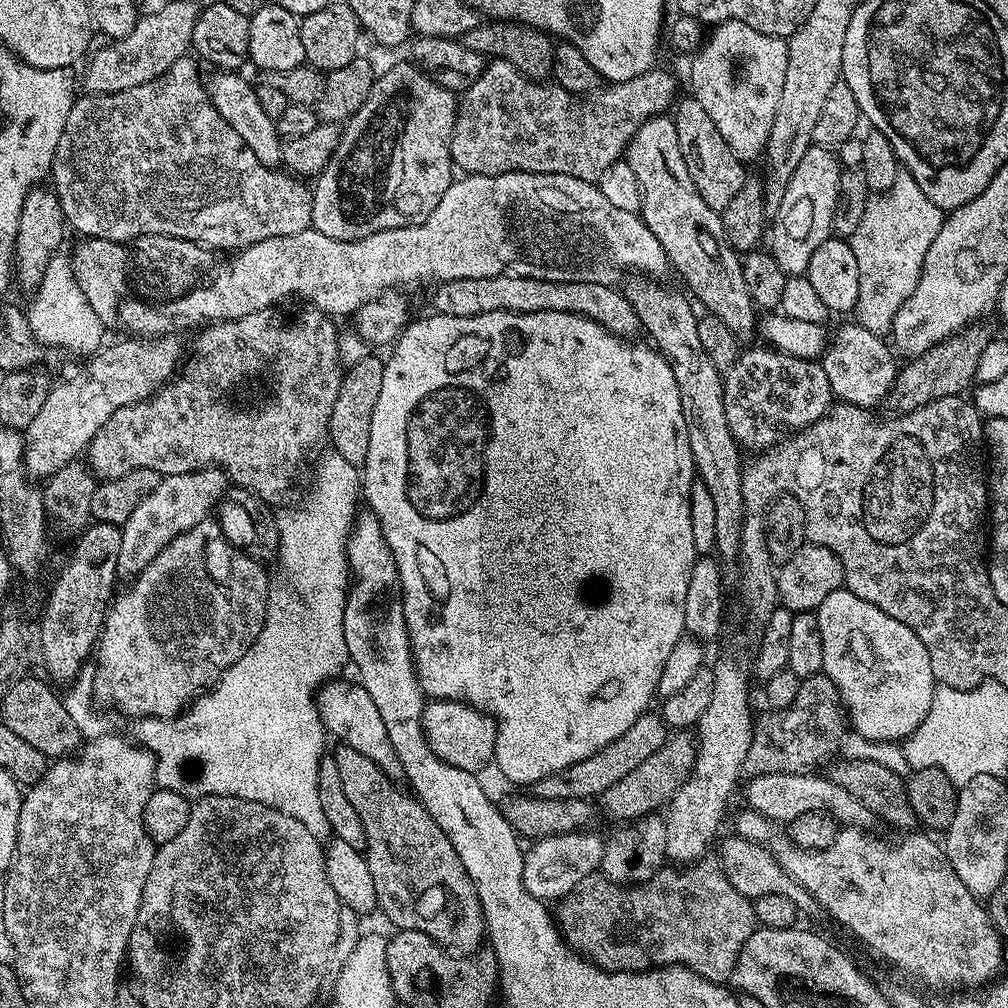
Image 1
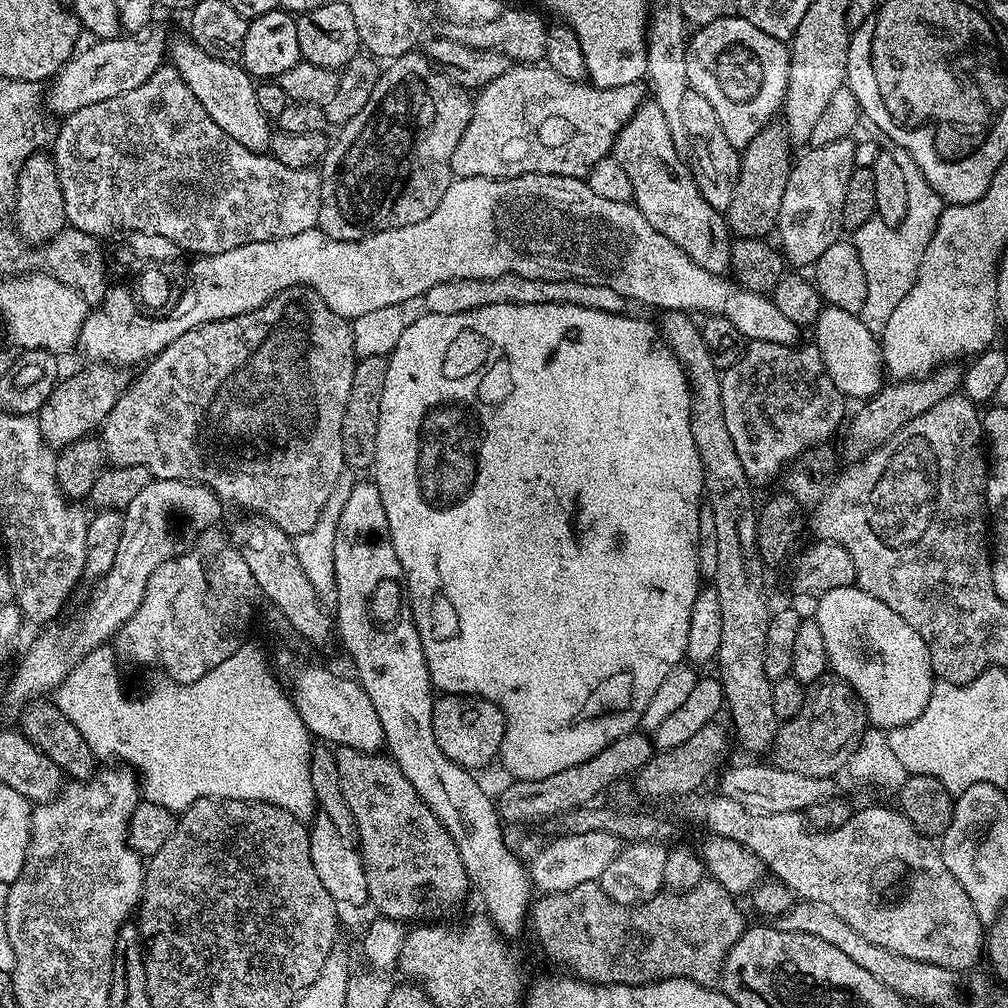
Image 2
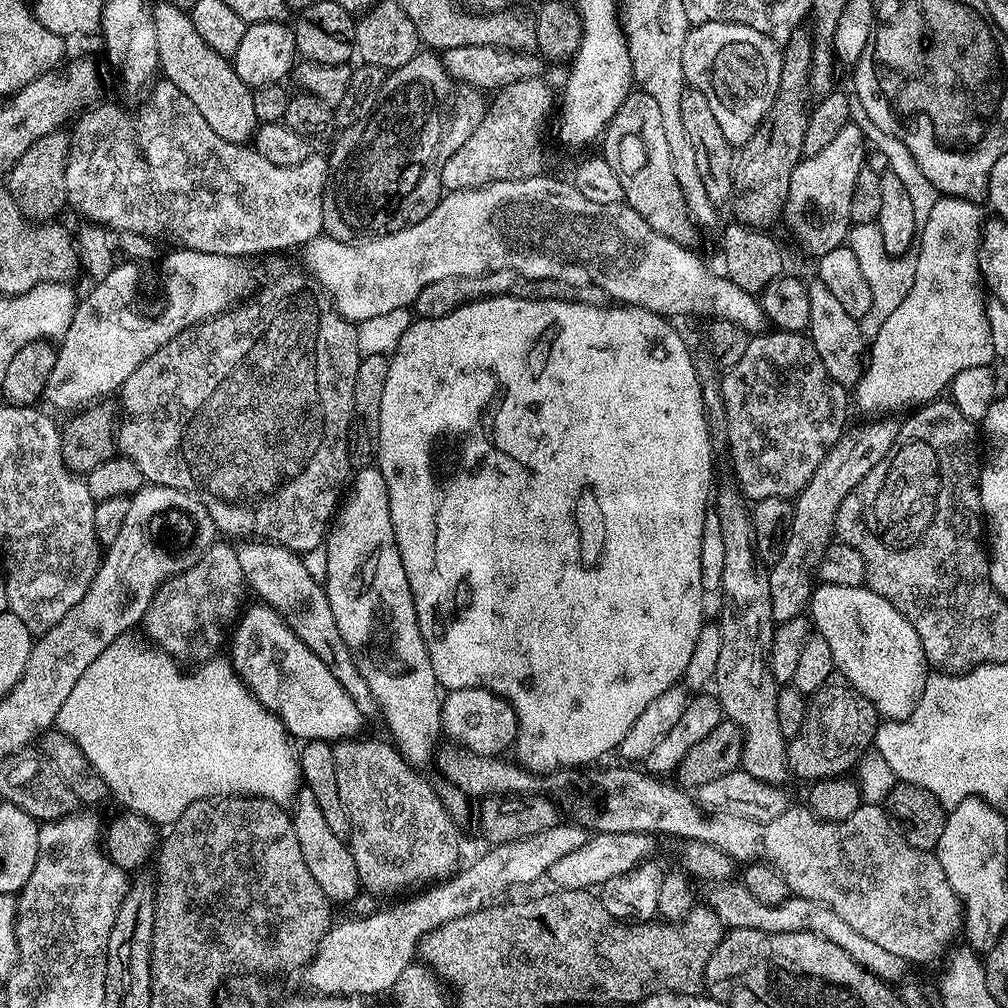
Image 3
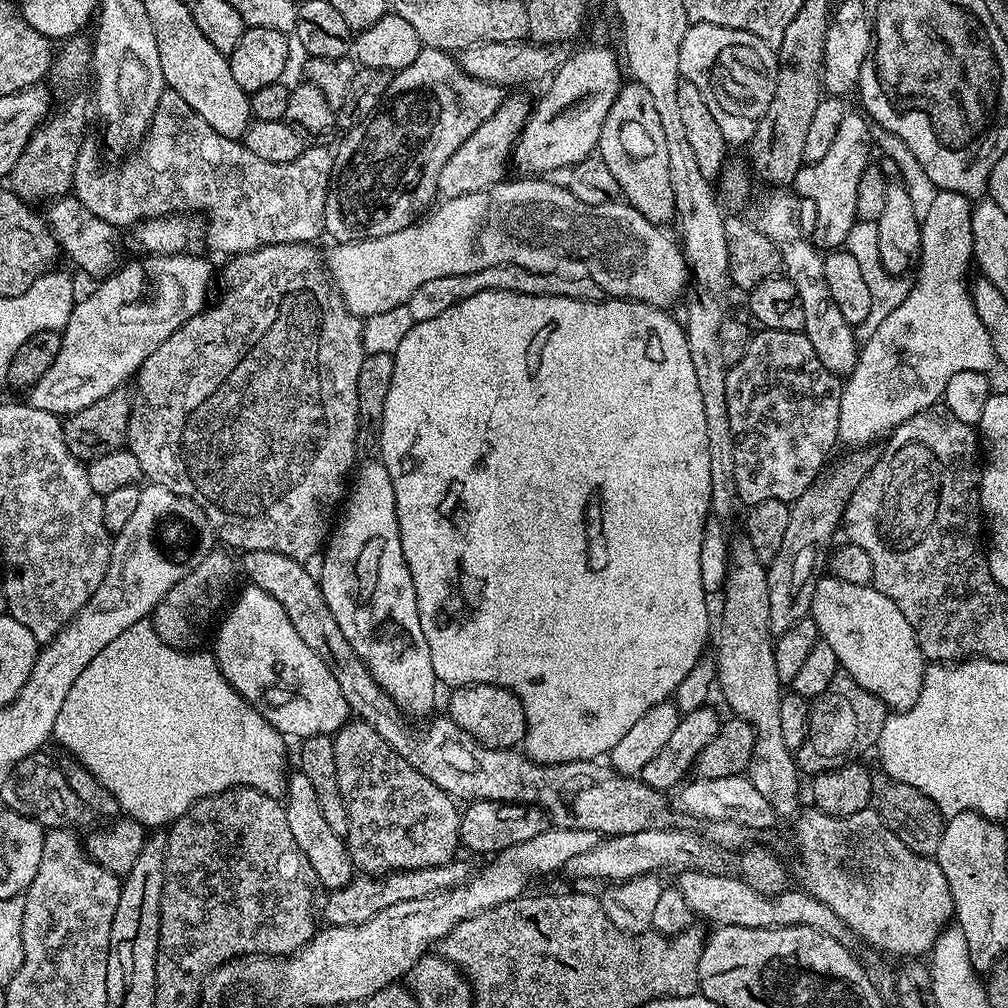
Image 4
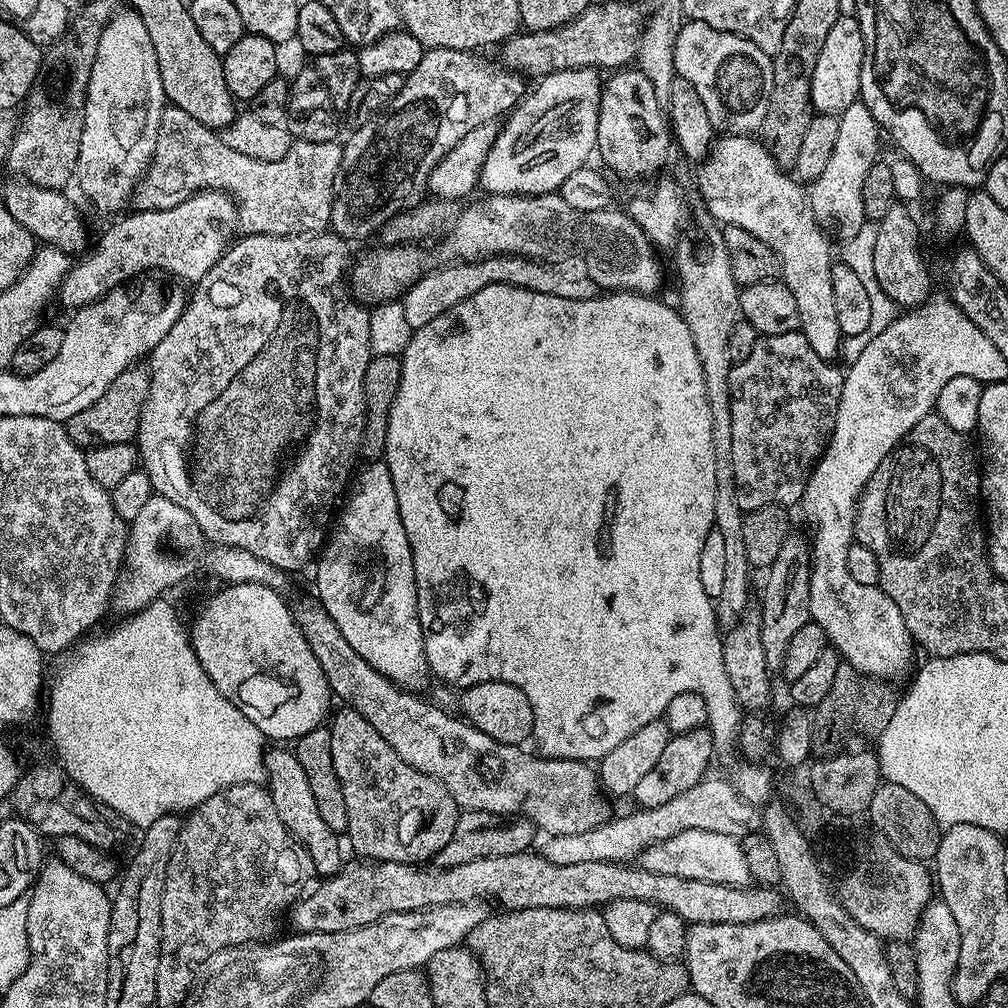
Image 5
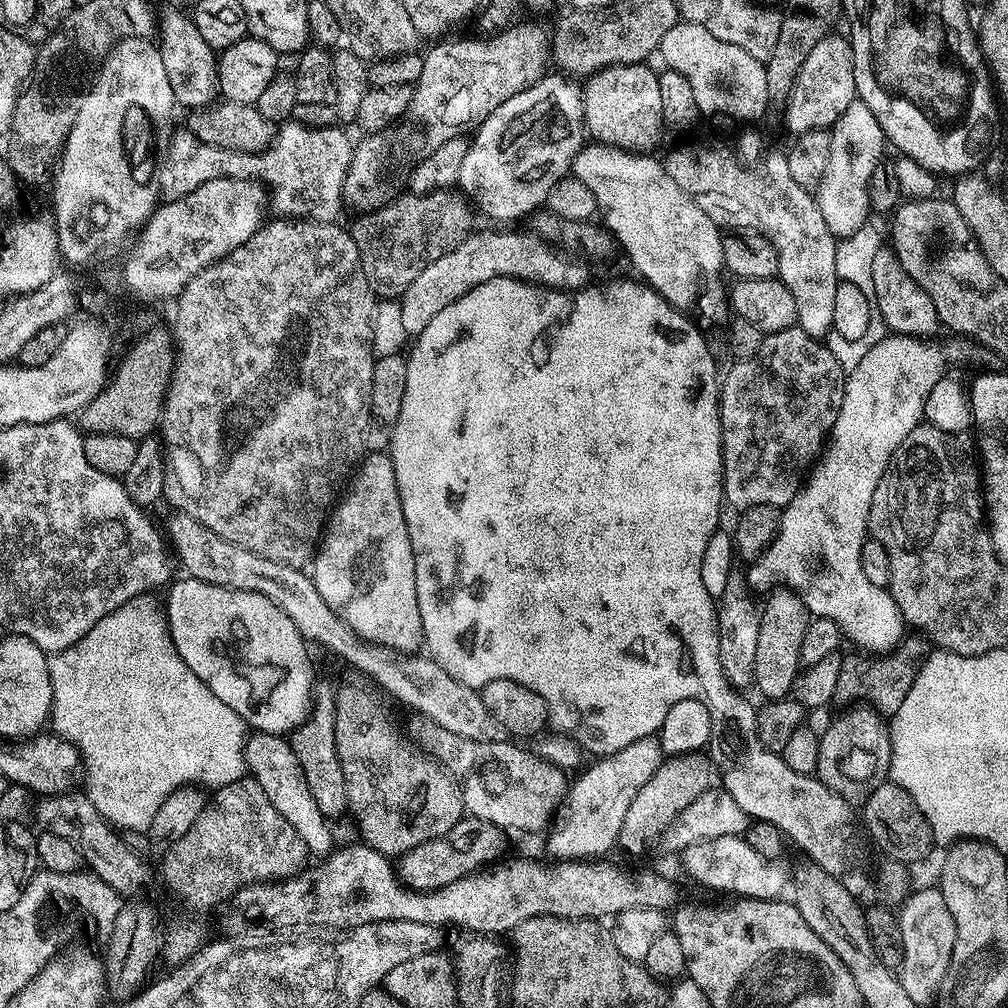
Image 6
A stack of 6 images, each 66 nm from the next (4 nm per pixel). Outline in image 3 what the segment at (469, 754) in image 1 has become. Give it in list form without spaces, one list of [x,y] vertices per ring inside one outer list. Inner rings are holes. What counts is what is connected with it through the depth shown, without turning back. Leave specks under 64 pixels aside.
[[[453,688],[440,701],[440,726],[443,735],[453,740],[465,752],[478,756],[495,756],[516,743],[518,720],[510,702],[485,688]]]

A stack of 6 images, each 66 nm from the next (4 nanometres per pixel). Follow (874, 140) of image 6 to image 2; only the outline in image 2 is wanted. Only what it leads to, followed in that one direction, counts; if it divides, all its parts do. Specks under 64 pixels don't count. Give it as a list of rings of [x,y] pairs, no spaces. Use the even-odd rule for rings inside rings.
[[[849,138],[830,142],[830,146],[809,147],[795,157],[792,169],[786,182],[786,194],[782,194],[782,206],[780,207],[780,218],[778,221],[778,236],[780,232],[779,247],[782,249],[785,261],[789,265],[797,264],[797,269],[804,270],[804,267],[815,266],[818,258],[830,250],[836,241],[842,236],[842,201],[846,198],[846,182],[850,182],[852,169],[856,167],[854,162],[854,150],[856,140]]]

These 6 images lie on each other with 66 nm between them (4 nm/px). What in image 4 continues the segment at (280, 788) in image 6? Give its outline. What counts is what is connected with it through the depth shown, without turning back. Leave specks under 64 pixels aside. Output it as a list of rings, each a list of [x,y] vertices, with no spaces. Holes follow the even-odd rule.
[[[299,770],[287,777],[286,791],[282,796],[286,822],[290,825],[290,834],[294,834],[294,842],[298,842],[298,850],[306,854],[312,867],[315,883],[324,890],[346,886],[354,878],[354,865],[345,837],[334,834],[334,830],[322,818],[322,810],[318,806],[318,794],[314,794],[314,786],[307,780],[306,774]]]

